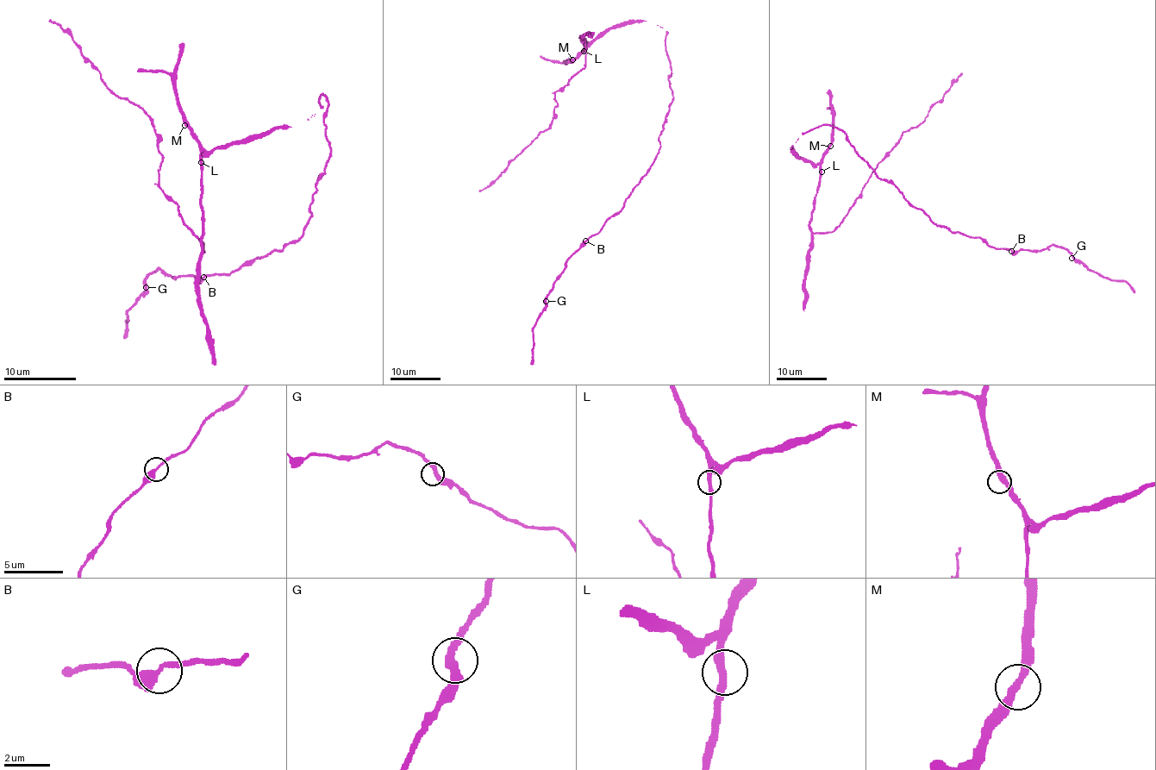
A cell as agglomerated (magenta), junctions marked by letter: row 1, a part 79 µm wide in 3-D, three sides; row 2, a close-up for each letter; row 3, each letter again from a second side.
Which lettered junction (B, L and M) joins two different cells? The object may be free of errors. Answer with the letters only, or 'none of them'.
none of them

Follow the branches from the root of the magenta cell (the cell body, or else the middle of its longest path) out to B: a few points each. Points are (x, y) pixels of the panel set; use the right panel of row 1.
B: (809, 130), (822, 125), (837, 128), (880, 178), (890, 181), (935, 224), (980, 238), (991, 247), (1012, 250)

